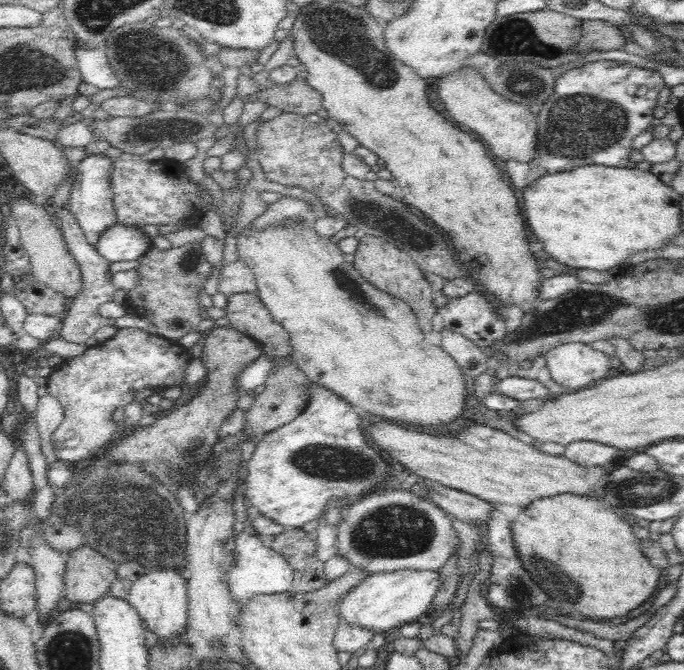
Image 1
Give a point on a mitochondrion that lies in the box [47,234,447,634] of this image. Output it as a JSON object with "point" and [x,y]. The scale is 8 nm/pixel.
{"point":[118,513]}

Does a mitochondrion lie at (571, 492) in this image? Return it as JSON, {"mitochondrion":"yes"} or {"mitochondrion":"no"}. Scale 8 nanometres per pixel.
{"mitochondrion":"no"}

